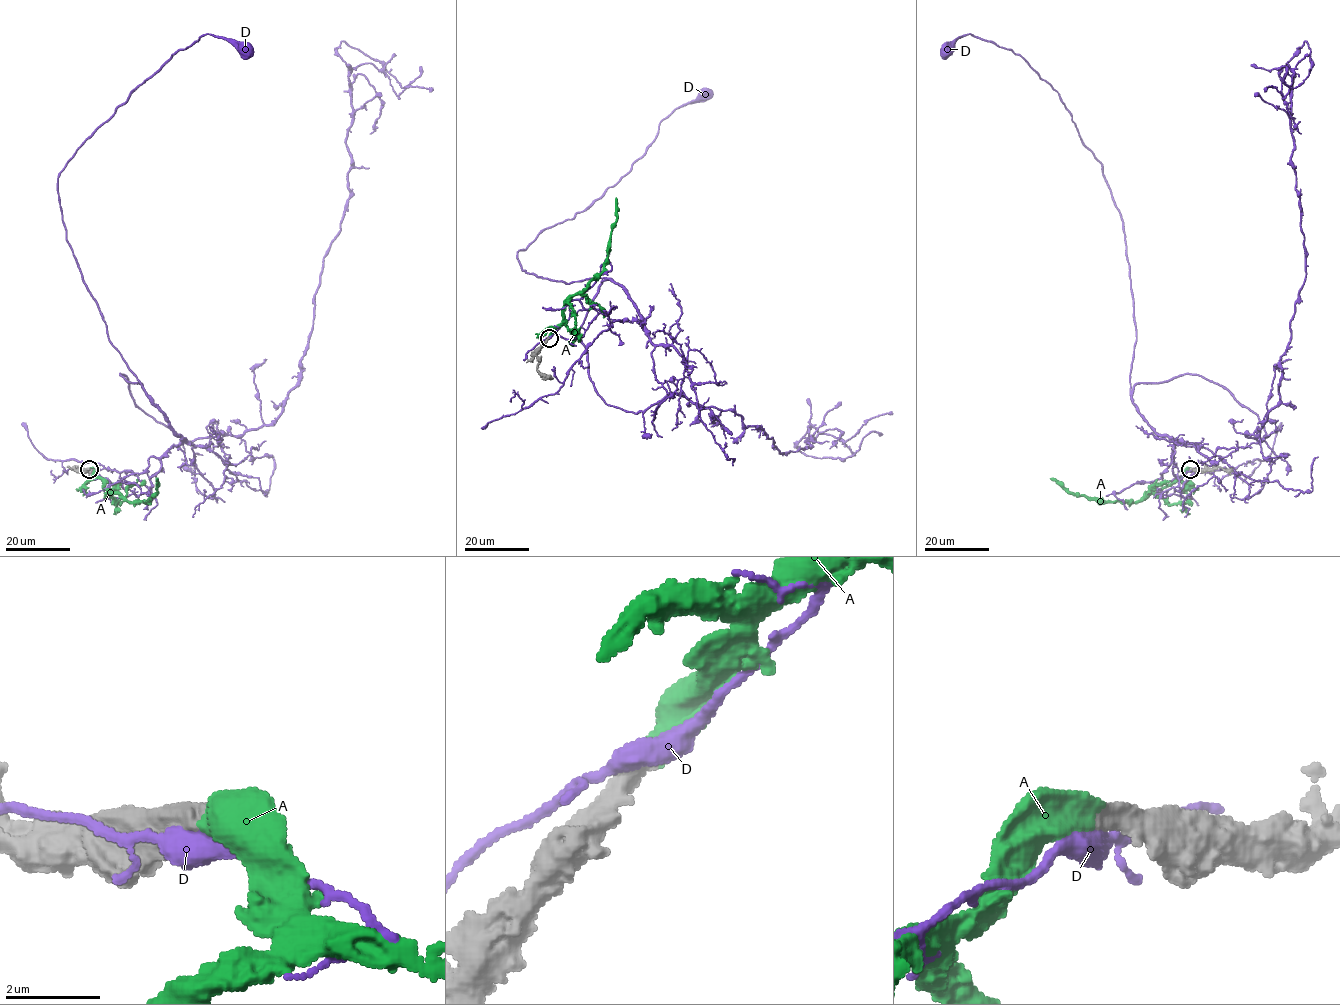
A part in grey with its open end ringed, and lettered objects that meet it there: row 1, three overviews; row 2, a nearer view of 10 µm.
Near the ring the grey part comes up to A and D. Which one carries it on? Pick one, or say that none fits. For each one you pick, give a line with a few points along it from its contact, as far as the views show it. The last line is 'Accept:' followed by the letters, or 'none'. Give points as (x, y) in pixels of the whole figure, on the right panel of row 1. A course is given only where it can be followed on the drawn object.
A: via (1190, 468), (1166, 486), (1147, 492), (1138, 501), (1109, 501), (1075, 496), (1050, 478)
Accept: A

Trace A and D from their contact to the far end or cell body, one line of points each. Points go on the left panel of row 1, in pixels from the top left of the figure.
A: (88, 468), (102, 481), (105, 489), (119, 493), (127, 501), (147, 501), (157, 492), (156, 478)
D: (88, 469), (118, 482), (180, 438), (109, 339), (67, 240), (58, 175), (180, 50), (204, 34), (247, 51)

